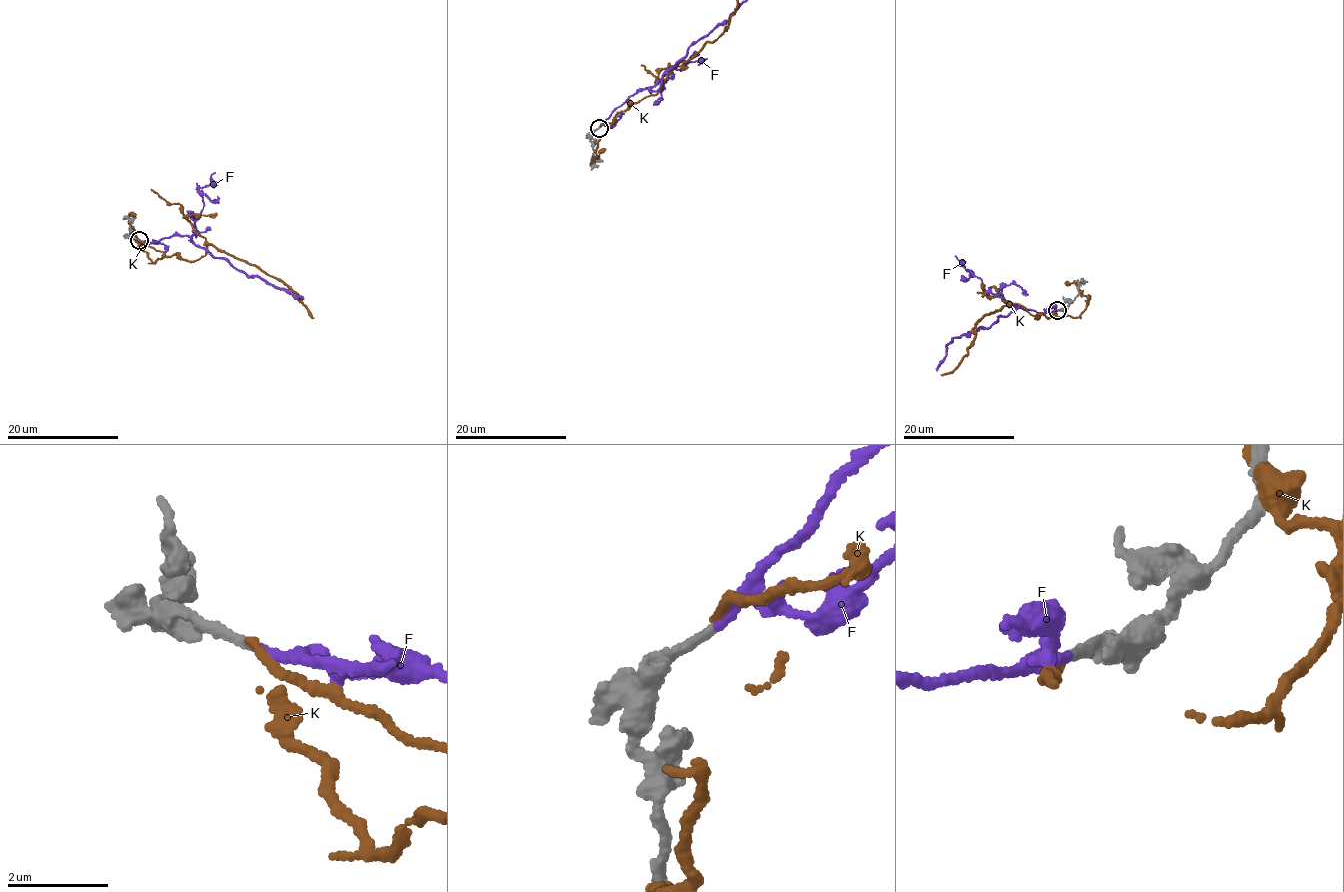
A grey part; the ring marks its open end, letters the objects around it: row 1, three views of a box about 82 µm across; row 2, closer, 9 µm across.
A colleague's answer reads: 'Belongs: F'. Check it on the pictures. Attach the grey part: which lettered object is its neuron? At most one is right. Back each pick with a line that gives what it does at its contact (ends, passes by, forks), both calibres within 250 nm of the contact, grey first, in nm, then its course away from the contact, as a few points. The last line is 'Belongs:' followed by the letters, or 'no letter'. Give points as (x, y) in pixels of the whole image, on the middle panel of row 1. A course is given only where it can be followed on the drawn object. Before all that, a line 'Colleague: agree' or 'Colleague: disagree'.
Colleague: agree
F: it ends there; 190 nm thick on the grey side, 160 nm on the other
Belongs: F

